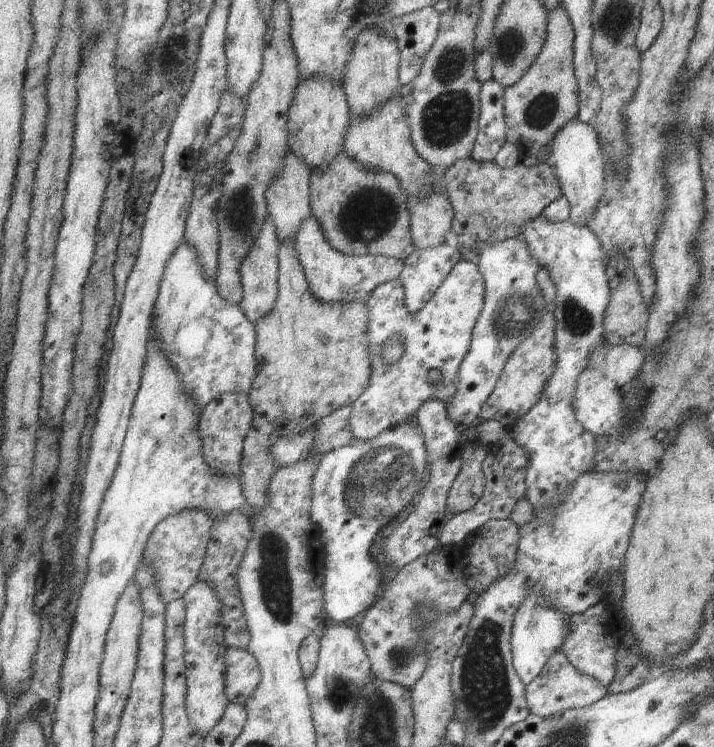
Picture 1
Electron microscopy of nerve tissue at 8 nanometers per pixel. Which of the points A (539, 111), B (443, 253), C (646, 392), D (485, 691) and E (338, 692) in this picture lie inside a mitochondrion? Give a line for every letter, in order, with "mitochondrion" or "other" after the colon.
A: mitochondrion
B: other
C: mitochondrion
D: mitochondrion
E: mitochondrion

